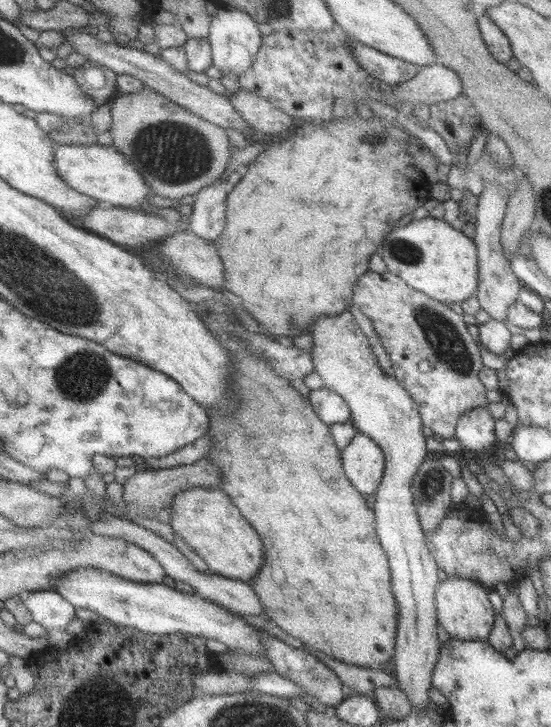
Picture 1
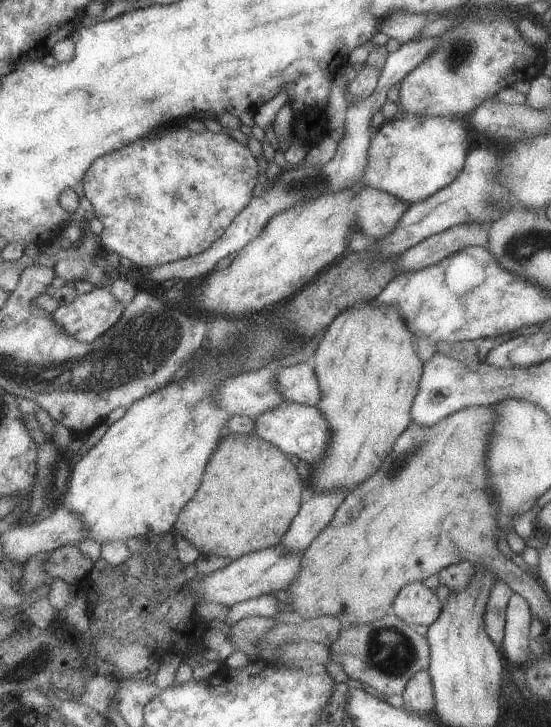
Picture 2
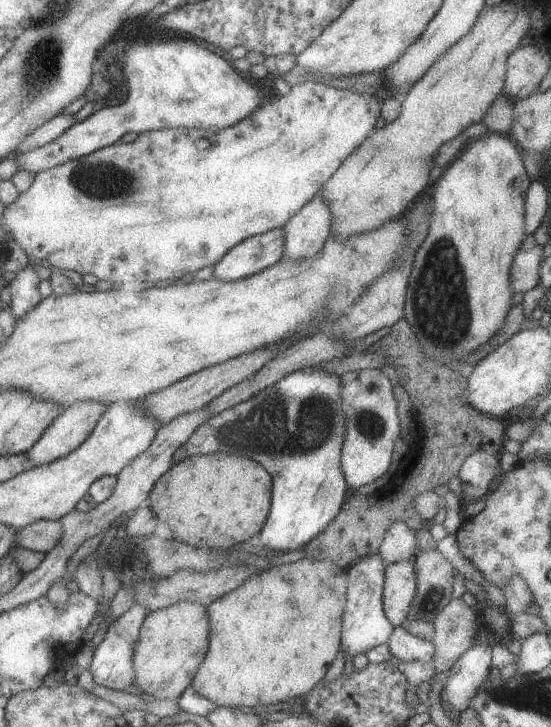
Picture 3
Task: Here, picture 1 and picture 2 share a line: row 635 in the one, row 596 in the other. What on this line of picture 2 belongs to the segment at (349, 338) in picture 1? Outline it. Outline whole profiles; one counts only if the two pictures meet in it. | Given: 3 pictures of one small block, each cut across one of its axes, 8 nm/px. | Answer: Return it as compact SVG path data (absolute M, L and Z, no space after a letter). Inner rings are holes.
M417 581L407 584L399 592L393 609L407 624L415 626L424 624L430 627L443 614L443 607L437 592L427 586L427 583Z

